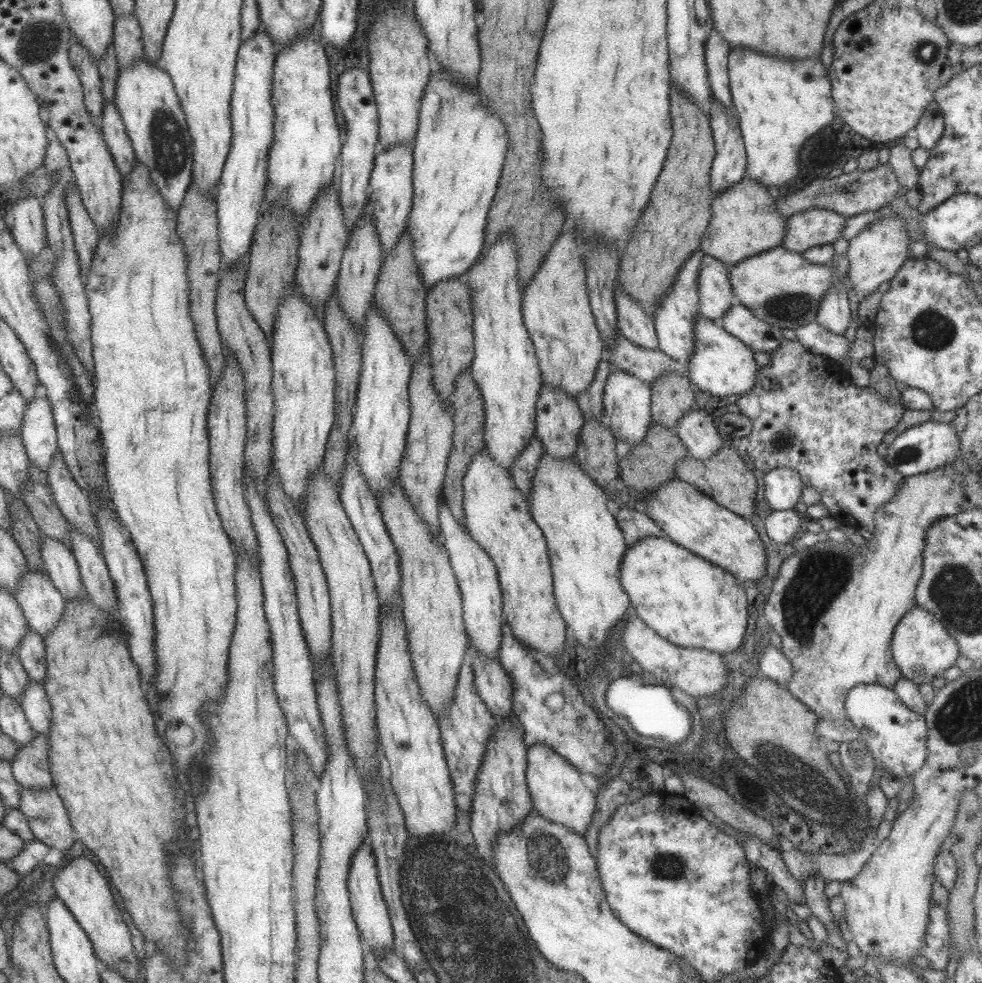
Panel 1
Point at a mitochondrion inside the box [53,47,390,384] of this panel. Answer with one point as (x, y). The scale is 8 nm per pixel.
(169, 139)

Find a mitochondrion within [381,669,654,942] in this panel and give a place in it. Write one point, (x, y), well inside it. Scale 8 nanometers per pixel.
(550, 867)

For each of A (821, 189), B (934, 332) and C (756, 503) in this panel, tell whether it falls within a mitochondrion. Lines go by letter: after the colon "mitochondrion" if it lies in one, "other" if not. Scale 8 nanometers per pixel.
A: mitochondrion
B: mitochondrion
C: other

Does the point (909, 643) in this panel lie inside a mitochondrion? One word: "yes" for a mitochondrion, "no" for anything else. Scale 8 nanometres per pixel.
no

